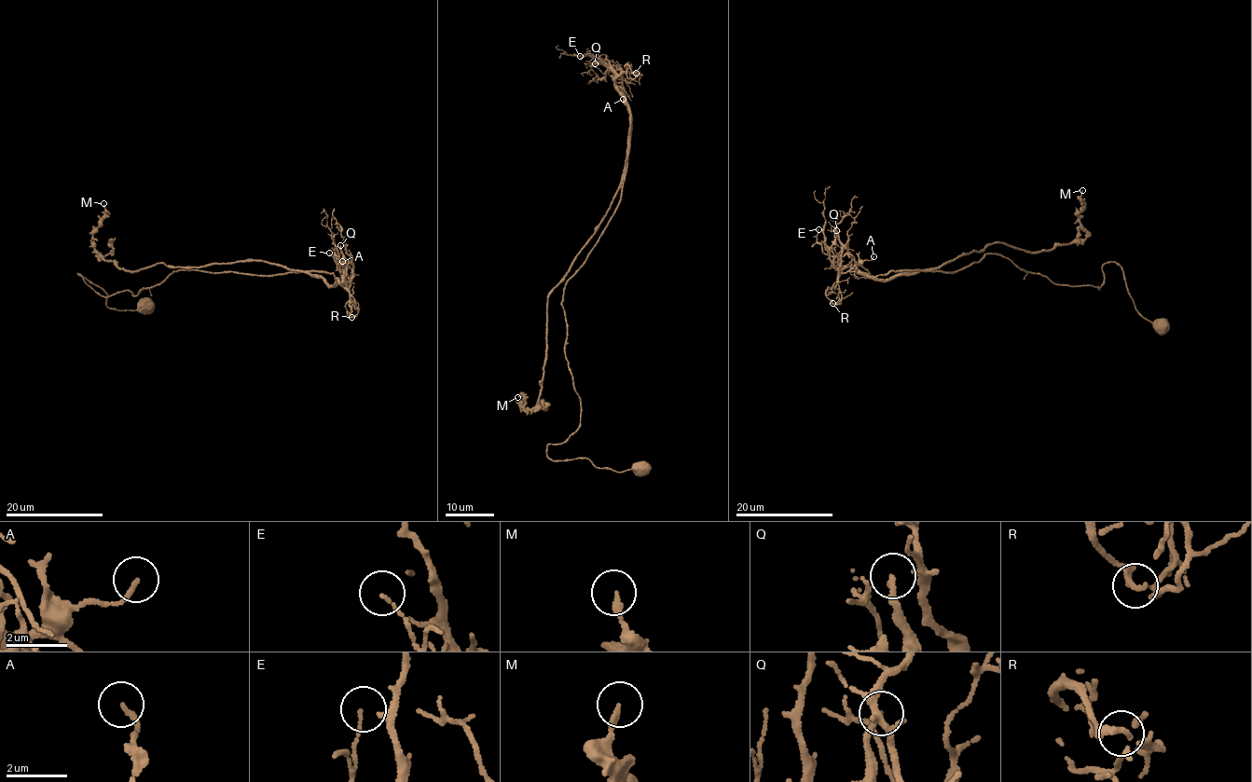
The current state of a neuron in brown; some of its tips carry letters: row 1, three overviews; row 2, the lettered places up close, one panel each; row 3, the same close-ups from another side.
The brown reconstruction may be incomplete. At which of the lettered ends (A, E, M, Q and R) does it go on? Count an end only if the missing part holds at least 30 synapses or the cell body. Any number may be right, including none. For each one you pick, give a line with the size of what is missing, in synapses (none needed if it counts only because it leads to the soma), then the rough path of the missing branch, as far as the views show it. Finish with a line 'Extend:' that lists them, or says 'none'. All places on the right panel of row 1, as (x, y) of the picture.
Extend: none

